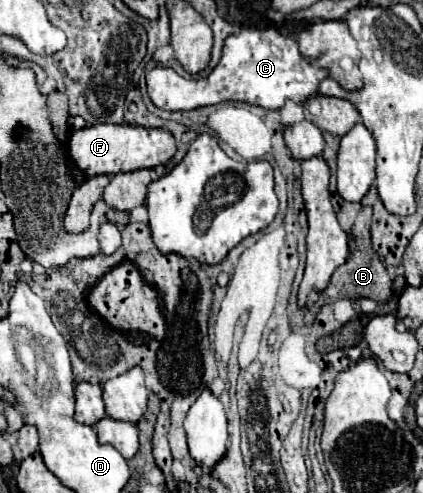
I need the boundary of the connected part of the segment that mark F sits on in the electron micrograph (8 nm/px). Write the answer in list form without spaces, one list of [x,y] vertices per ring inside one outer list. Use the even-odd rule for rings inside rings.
[[[93,125],[79,129],[69,139],[72,159],[89,177],[95,175],[117,175],[123,171],[135,171],[143,167],[165,165],[175,155],[175,139],[165,129],[145,129],[133,125]]]

